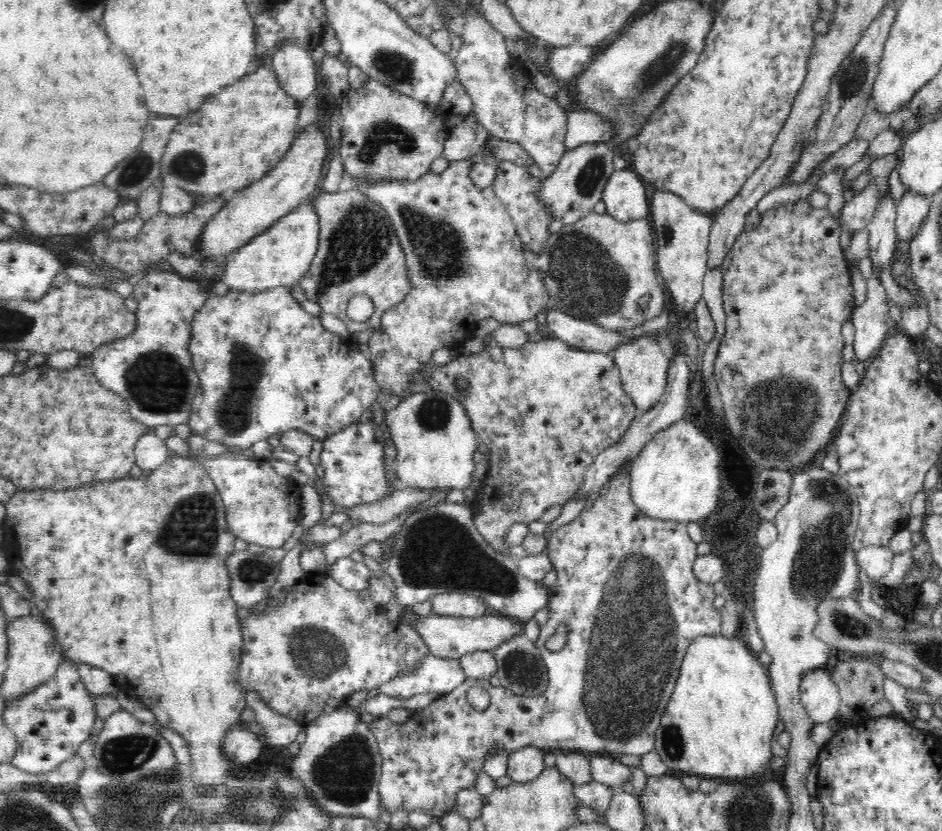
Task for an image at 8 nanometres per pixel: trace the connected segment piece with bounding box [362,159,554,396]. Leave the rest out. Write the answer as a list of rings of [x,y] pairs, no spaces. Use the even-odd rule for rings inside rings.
[[[460,159],[450,162],[443,173],[430,171],[415,182],[380,182],[362,190],[389,216],[400,240],[412,283],[404,301],[383,313],[380,330],[376,330],[368,340],[373,378],[382,394],[408,396],[410,382],[428,368],[426,364],[432,362],[432,354],[440,348],[452,348],[458,342],[465,342],[470,332],[474,332],[474,324],[482,318],[516,325],[524,320],[545,317],[550,310],[551,297],[544,274],[528,266],[524,256],[524,252],[541,255],[551,236],[548,226],[554,217],[536,195],[542,181],[532,177],[528,168],[510,161],[499,162],[491,185],[484,188],[472,182],[471,173],[472,161]]]

